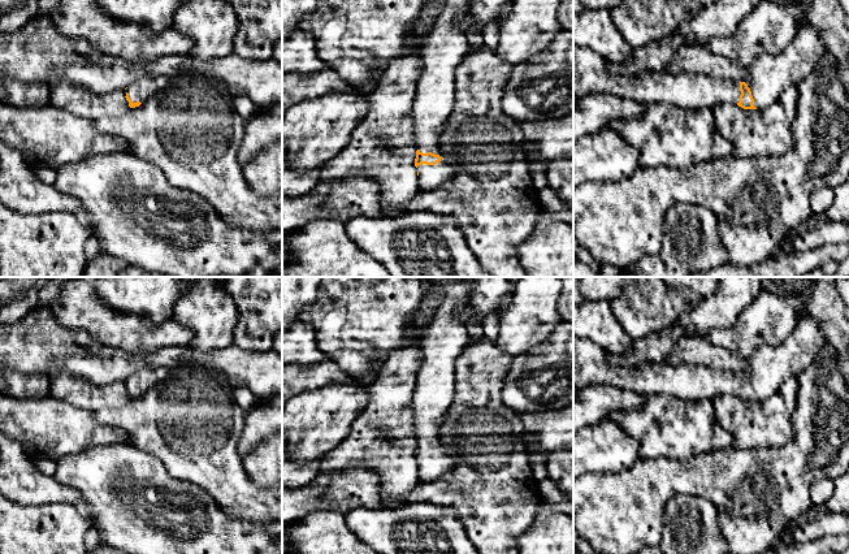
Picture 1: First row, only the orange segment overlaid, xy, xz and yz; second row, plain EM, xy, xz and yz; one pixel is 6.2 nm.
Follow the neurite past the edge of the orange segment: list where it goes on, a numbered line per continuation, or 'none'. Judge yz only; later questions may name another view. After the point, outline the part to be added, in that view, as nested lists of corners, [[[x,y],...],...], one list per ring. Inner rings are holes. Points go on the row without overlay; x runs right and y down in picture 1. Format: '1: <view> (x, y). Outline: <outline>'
1: yz (590, 366). Outline: [[[573,337],[573,388],[579,390],[589,385],[607,385],[642,395],[670,395],[683,401],[712,401],[720,394],[737,395],[741,382],[736,371],[711,369],[681,362],[677,364],[646,362],[634,367],[612,365],[607,352],[598,345],[586,338]]]
2: yz (767, 368). Outline: [[[798,313],[792,334],[781,345],[763,345],[745,360],[753,397],[764,402],[785,378],[802,373],[826,343],[818,321],[810,313]]]

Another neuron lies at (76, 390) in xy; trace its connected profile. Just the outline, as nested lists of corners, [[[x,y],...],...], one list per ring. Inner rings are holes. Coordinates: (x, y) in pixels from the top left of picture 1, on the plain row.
[[[52,369],[49,377],[49,397],[61,399],[75,407],[88,411],[104,407],[117,407],[130,401],[129,393],[121,384],[111,384],[107,386],[96,386],[86,381],[83,377],[73,375],[68,371]]]

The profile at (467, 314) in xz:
[[[471,304],[458,307],[458,319],[467,325],[468,343],[485,337],[482,320]]]

